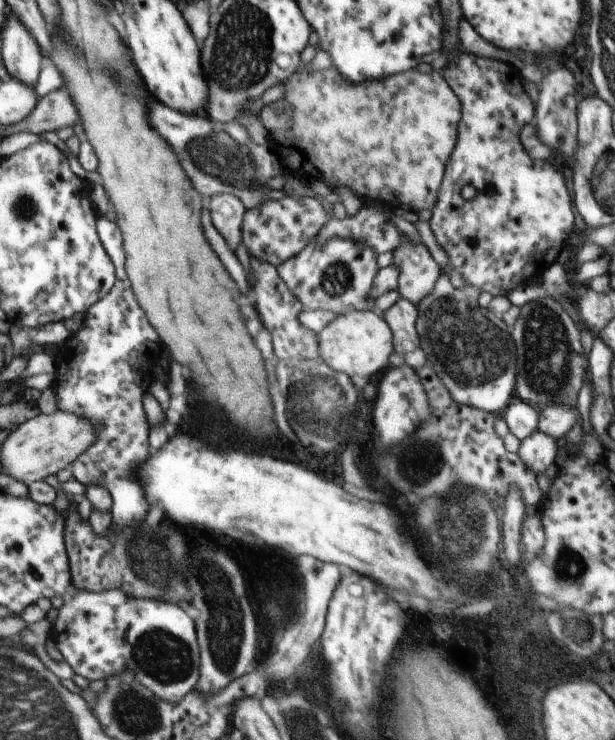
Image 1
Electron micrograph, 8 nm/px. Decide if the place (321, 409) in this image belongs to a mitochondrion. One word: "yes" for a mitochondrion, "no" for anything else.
yes

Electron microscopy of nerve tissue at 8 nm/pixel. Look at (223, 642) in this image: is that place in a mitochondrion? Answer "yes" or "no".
yes

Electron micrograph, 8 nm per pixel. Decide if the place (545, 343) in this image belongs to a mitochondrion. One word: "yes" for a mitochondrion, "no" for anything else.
yes

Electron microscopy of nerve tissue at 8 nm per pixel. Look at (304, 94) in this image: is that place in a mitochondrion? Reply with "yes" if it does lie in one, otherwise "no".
no

